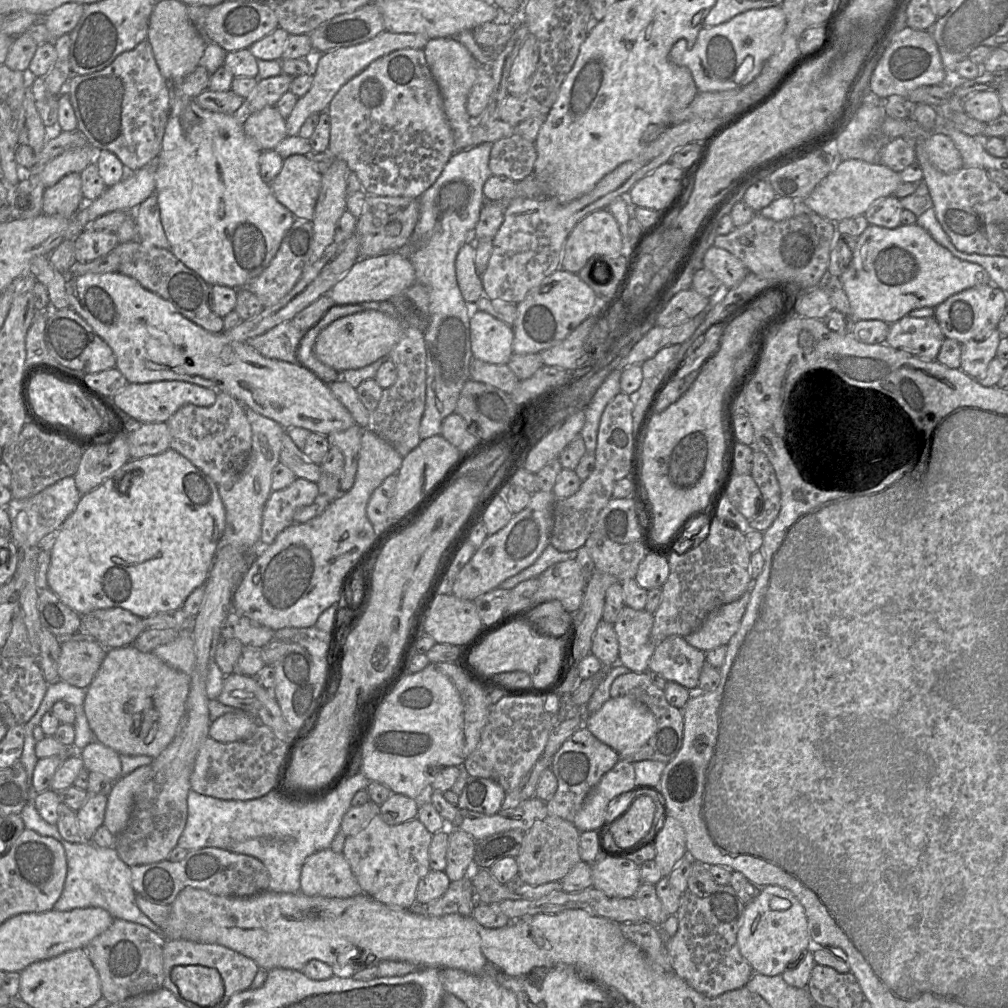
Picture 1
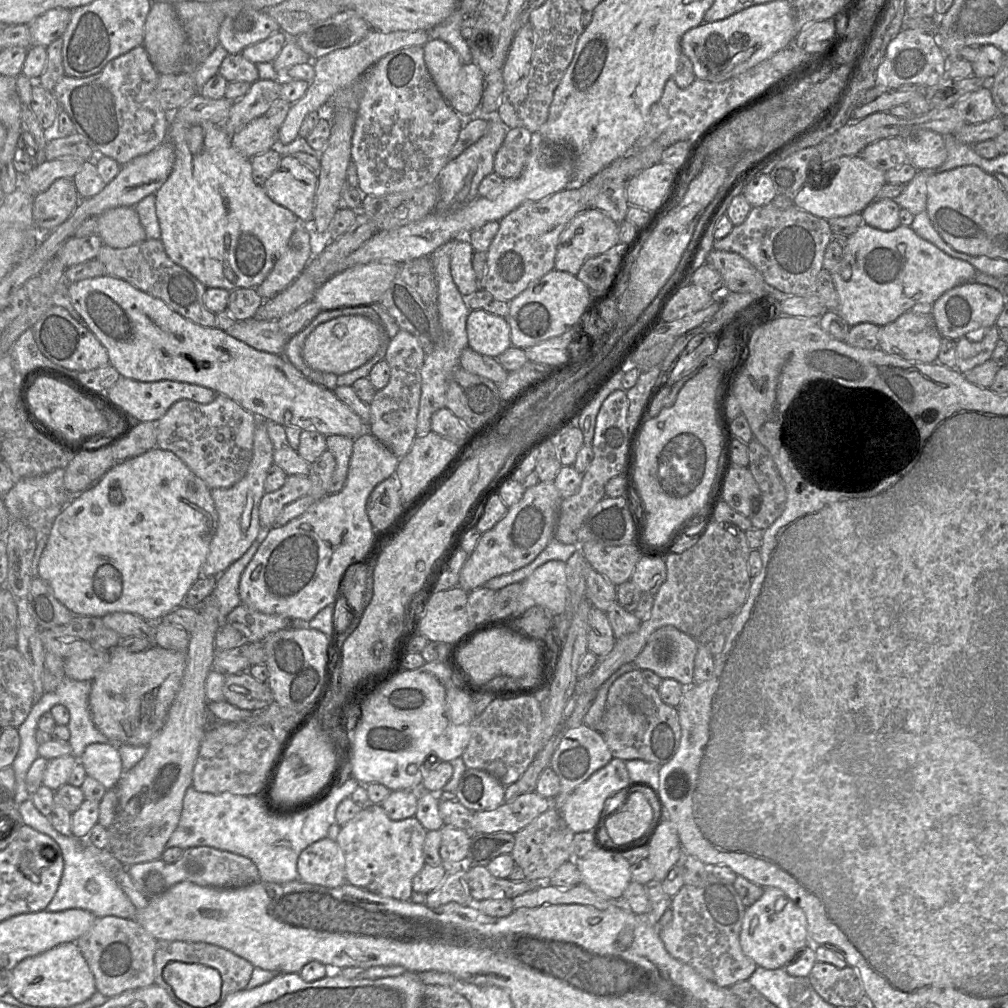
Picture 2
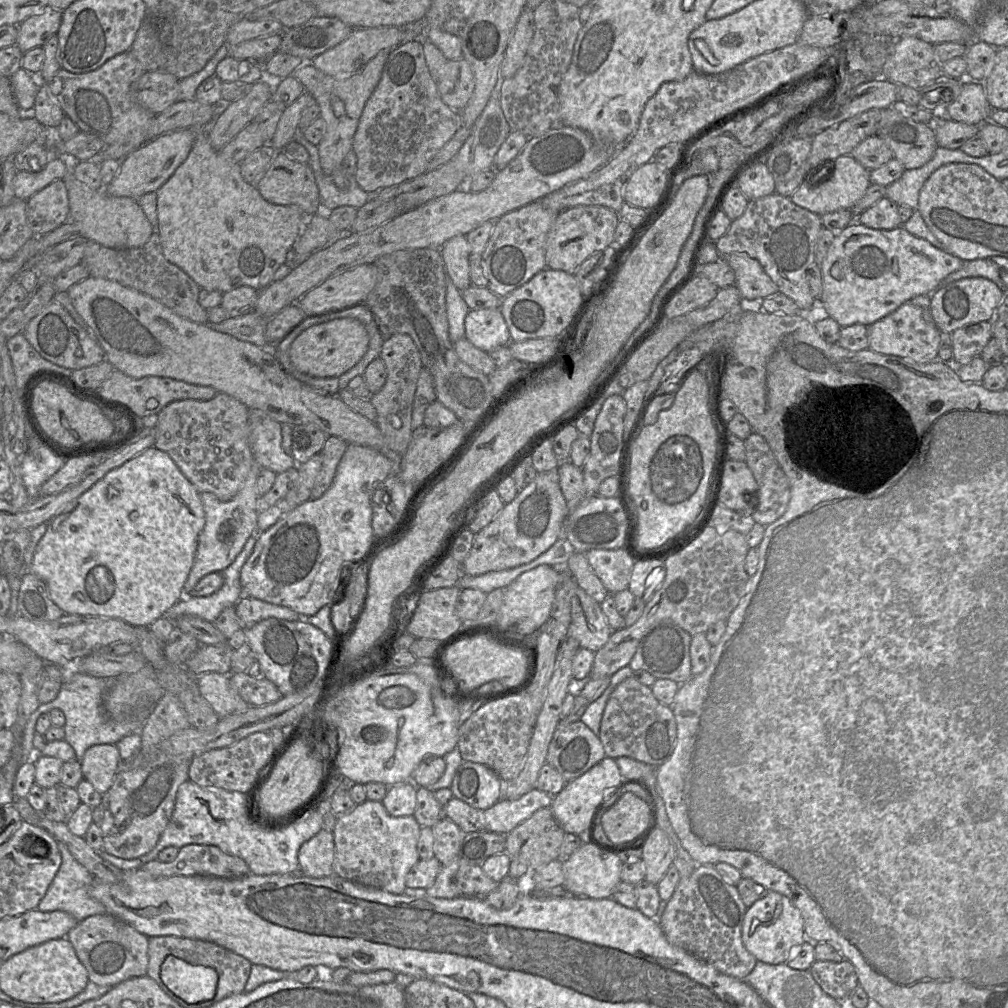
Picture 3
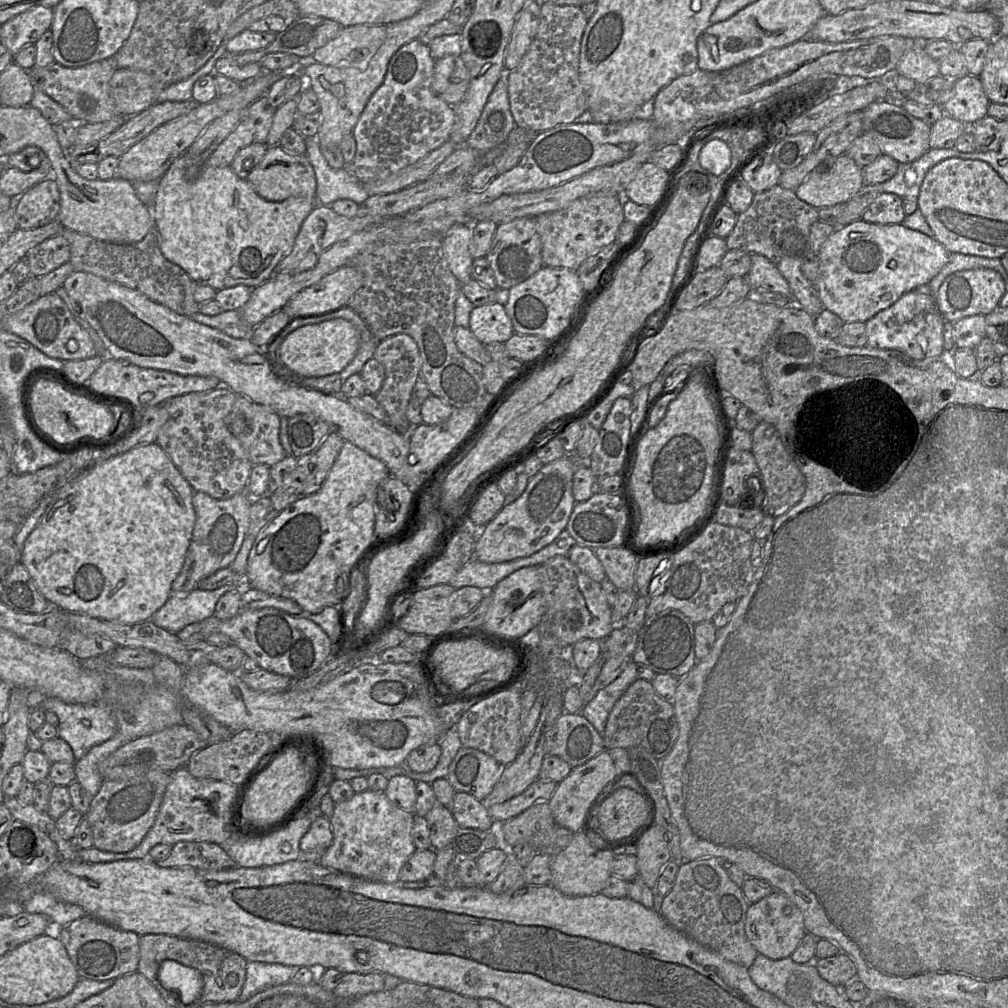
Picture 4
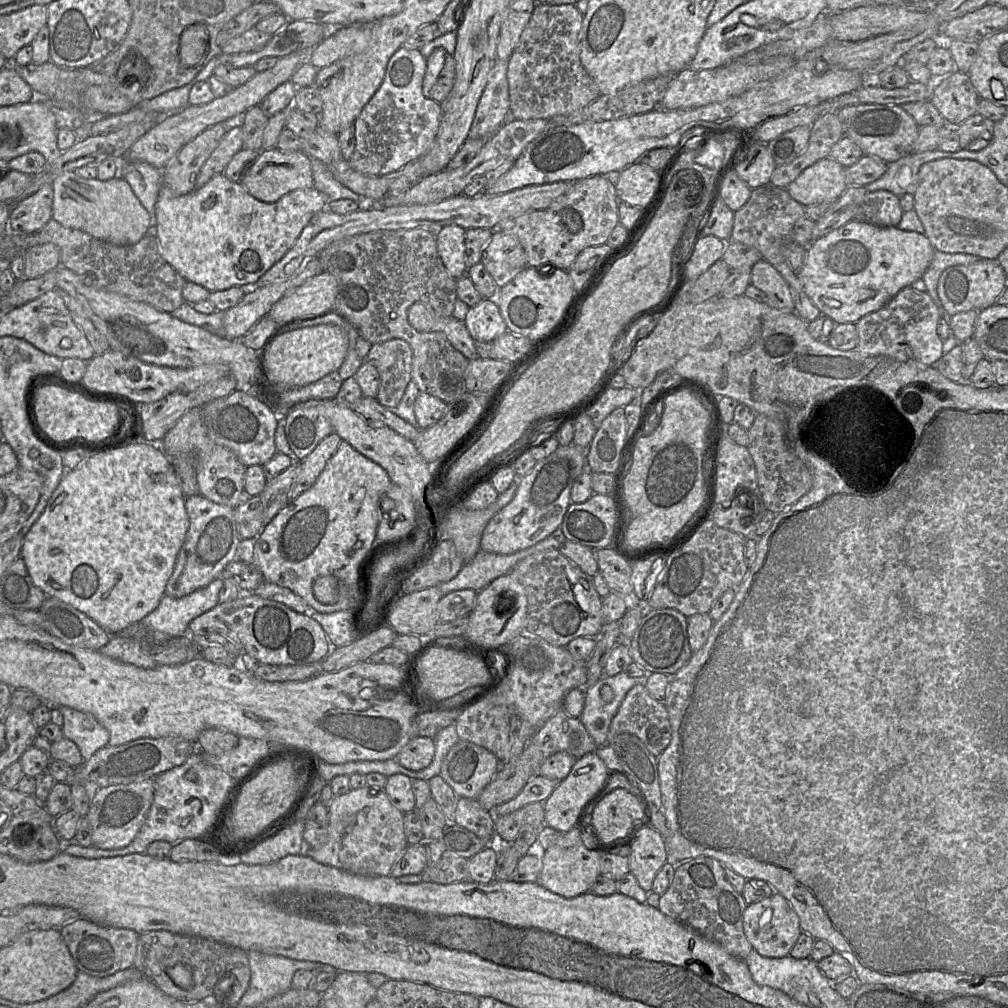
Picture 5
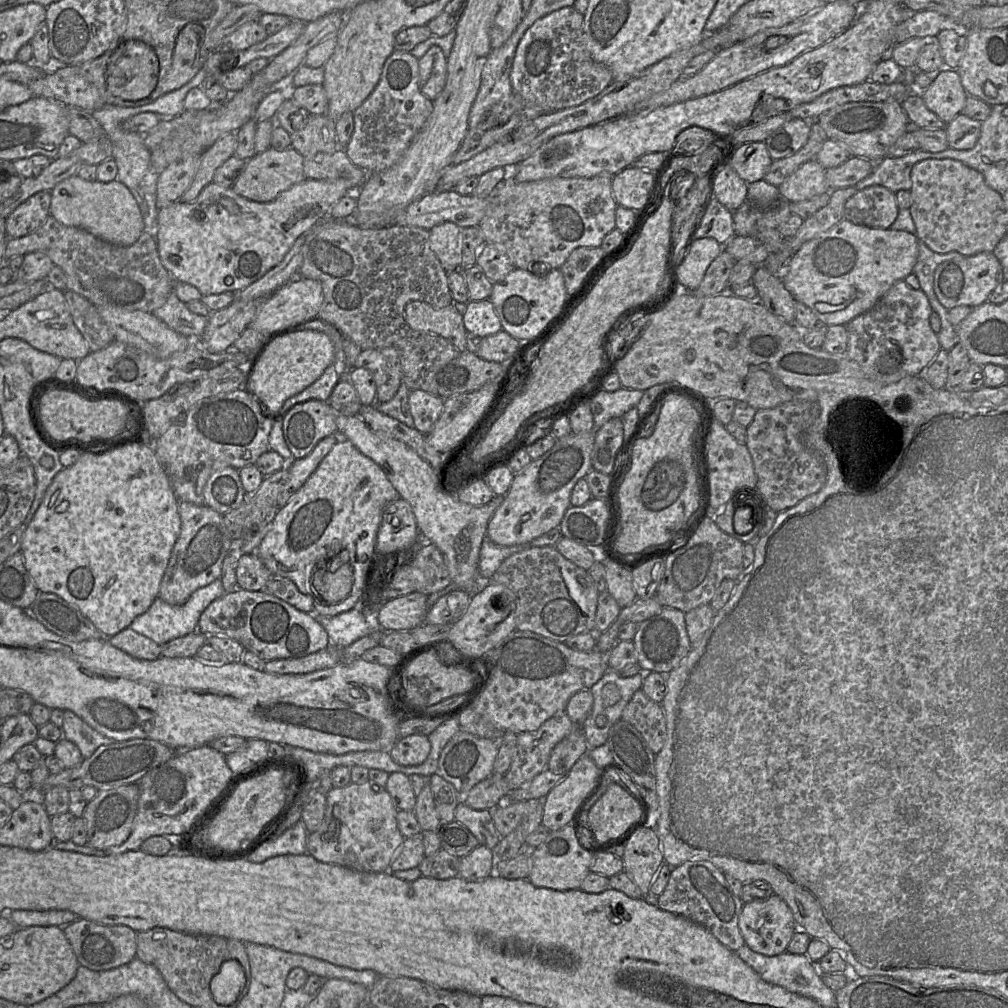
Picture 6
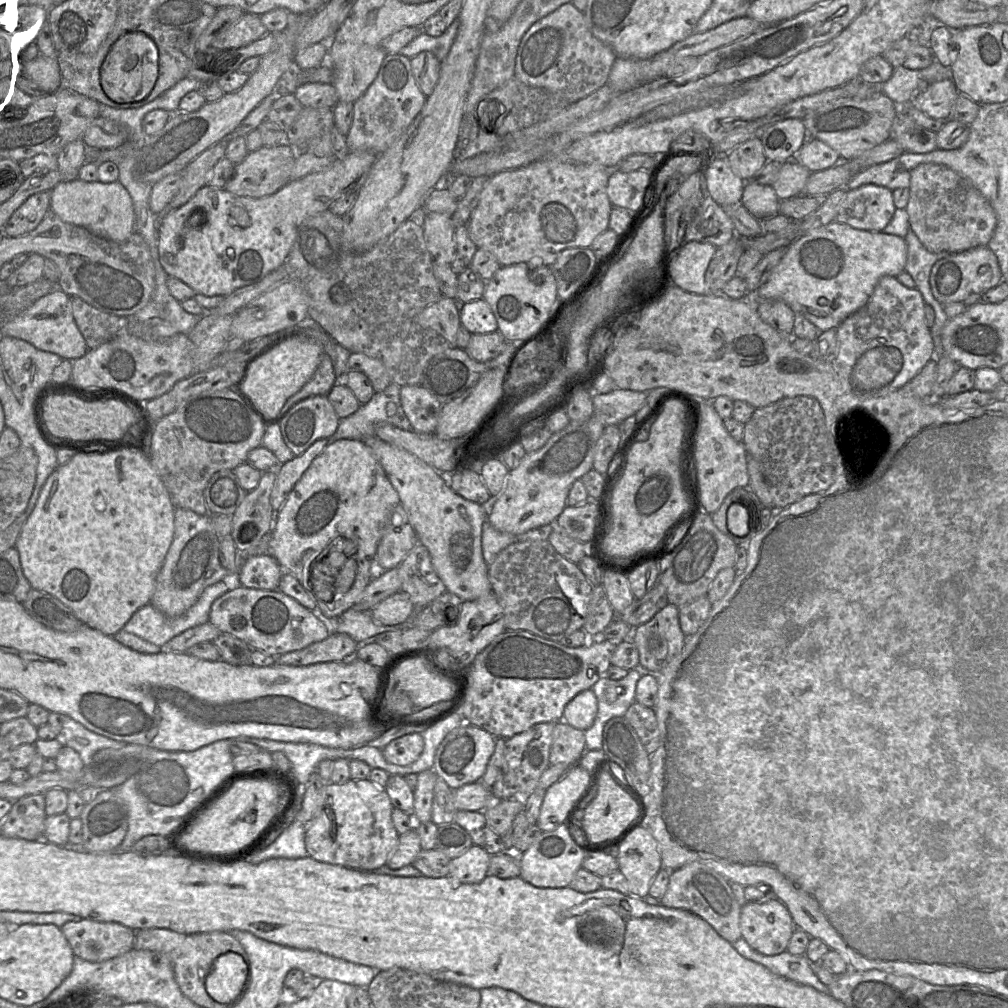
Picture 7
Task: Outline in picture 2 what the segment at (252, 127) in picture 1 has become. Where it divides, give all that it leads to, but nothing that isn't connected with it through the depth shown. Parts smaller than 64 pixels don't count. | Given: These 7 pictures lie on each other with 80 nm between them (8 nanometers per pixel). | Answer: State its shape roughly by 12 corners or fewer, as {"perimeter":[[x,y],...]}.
{"perimeter":[[264,115],[231,137],[249,159],[278,144]]}

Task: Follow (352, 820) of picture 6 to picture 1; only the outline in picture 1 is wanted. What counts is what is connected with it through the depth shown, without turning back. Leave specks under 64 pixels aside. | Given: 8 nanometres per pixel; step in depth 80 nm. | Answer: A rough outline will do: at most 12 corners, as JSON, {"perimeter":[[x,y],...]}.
{"perimeter":[[379,814],[343,854],[364,894],[410,909],[431,870],[418,819]]}

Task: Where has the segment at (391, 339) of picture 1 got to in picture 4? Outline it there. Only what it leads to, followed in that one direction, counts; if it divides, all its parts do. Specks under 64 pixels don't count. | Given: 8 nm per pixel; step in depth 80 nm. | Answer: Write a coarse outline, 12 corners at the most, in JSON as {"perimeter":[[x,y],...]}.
{"perimeter":[[335,318],[288,334],[277,358],[299,377],[340,373],[359,342]]}

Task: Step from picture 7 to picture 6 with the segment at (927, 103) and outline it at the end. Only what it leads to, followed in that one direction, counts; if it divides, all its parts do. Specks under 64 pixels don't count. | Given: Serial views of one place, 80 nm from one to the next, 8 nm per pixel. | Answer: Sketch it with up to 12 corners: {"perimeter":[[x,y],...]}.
{"perimeter":[[956,70],[941,71],[921,92],[945,124],[968,97]]}

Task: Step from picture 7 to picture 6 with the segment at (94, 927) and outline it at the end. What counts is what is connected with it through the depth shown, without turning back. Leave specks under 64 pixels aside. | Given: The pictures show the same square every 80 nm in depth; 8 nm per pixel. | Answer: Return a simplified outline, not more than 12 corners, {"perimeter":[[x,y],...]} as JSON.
{"perimeter":[[78,918],[63,927],[79,965],[106,971],[136,957],[137,932]]}

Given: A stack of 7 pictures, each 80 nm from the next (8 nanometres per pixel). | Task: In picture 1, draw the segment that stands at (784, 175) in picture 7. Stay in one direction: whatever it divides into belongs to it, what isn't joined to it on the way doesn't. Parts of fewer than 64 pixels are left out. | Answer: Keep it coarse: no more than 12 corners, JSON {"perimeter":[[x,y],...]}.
{"perimeter":[[845,159],[802,200],[837,223],[902,182],[883,164]]}

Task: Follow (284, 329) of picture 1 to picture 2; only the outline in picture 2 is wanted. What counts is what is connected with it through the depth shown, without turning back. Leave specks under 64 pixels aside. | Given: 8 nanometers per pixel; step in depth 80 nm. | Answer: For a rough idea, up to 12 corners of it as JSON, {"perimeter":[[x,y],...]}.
{"perimeter":[[254,317],[225,332],[256,350],[283,354],[291,337]]}

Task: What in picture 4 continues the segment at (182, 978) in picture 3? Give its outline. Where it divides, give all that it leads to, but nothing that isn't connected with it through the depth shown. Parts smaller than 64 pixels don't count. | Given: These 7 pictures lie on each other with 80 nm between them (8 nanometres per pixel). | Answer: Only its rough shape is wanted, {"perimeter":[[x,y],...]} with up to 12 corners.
{"perimeter":[[170,959],[160,979],[186,1004],[199,999],[204,987],[197,969]]}

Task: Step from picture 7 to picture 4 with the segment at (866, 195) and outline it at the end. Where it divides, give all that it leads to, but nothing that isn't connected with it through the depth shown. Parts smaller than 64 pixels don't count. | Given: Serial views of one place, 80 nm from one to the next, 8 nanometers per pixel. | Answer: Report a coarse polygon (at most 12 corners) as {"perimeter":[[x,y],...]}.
{"perimeter":[[880,194],[863,212],[871,224],[901,224],[902,199]]}

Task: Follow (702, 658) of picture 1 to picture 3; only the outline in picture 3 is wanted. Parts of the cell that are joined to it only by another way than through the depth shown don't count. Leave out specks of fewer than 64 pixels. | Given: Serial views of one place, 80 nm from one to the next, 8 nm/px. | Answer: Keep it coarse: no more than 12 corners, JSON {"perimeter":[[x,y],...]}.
{"perimeter":[[660,623],[629,667],[679,685],[692,677],[692,635]]}

